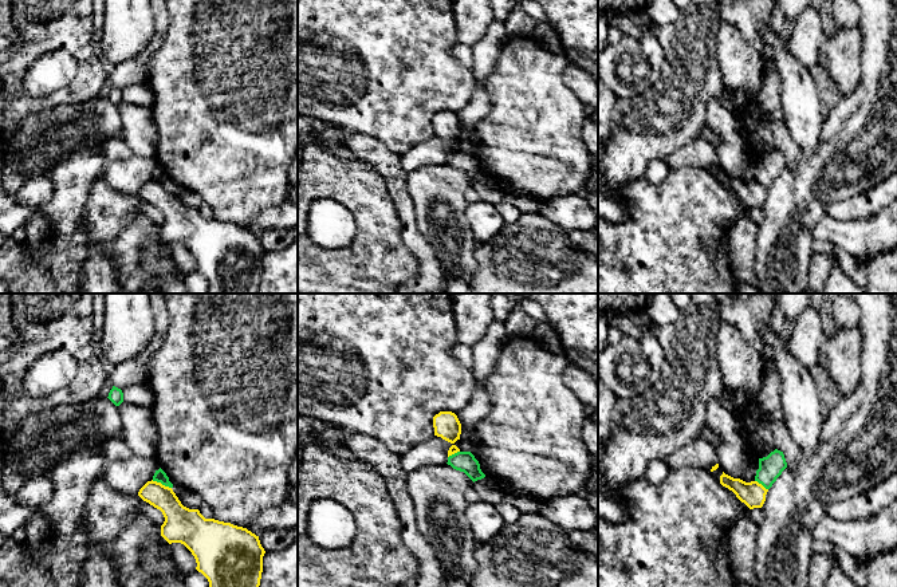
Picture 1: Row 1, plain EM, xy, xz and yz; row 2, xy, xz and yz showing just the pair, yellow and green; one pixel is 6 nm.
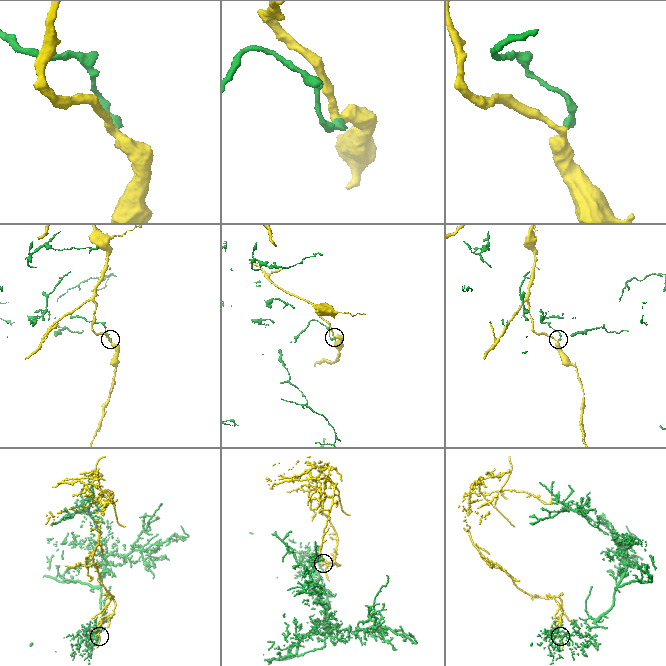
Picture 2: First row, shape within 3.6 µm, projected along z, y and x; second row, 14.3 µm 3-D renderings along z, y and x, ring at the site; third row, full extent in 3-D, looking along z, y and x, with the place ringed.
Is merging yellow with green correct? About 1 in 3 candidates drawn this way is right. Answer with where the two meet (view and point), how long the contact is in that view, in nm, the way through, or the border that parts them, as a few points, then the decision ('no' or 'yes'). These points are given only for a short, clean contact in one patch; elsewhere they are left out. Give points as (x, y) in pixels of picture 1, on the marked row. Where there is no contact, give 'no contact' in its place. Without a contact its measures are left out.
xy (160, 483) | 130 nm | along xy (152, 480), (170, 488) | no

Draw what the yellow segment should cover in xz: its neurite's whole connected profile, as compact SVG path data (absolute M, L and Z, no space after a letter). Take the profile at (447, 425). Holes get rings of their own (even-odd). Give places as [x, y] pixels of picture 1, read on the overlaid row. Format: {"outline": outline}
{"outline": "M440 411L433 417L434 436L455 444L460 440L461 423L452 411Z"}

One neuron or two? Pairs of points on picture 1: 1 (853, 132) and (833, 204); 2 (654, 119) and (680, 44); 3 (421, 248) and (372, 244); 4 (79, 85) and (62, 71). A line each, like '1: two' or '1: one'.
1: two
2: one
3: two
4: two

